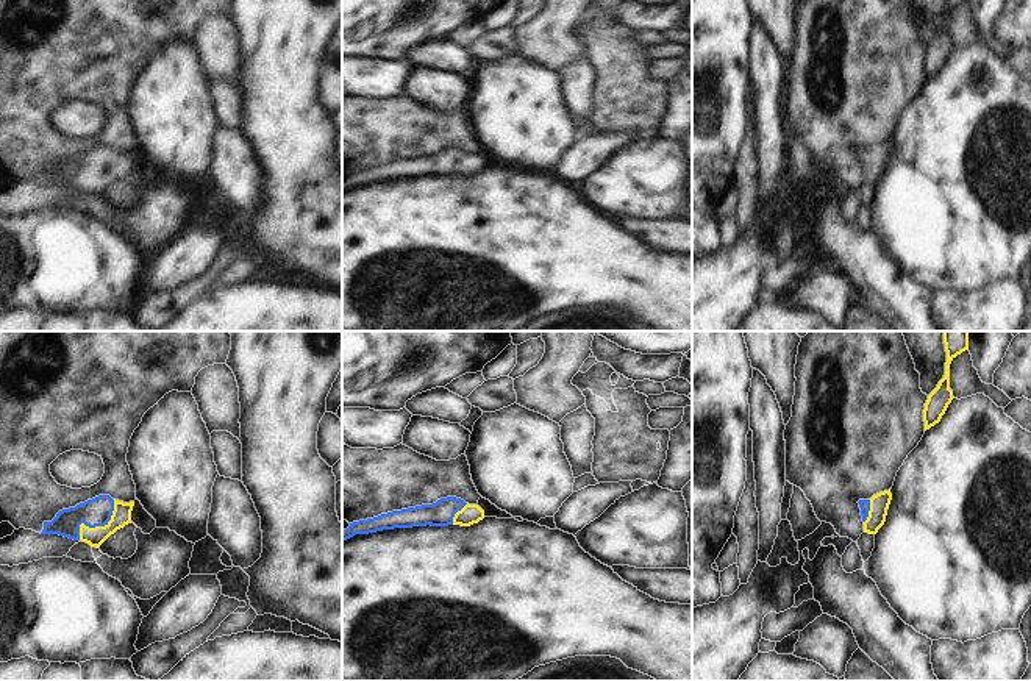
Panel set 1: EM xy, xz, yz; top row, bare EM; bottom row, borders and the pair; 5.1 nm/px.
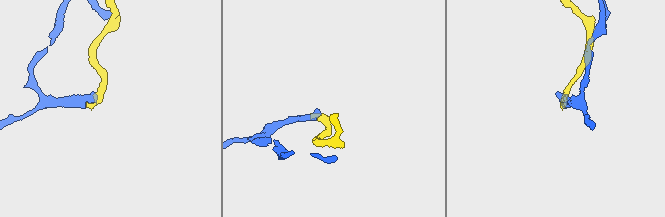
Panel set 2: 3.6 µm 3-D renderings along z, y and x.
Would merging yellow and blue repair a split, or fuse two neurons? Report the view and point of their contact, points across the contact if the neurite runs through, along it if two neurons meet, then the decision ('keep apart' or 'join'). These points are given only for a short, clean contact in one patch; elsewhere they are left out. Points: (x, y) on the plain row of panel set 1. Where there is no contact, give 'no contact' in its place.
xy (97, 177) | across xy (121, 166), (113, 166), (97, 177), (94, 163) | join

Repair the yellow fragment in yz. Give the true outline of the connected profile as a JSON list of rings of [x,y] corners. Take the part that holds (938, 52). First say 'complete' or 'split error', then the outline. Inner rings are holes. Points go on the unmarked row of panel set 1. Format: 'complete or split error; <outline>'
complete; [[[945,0],[947,12],[945,12],[945,25],[939,31],[937,37],[928,45],[923,59],[923,72],[925,81],[940,72],[945,64],[948,55],[951,53],[953,41],[950,39],[950,14],[951,11],[965,0]]]

